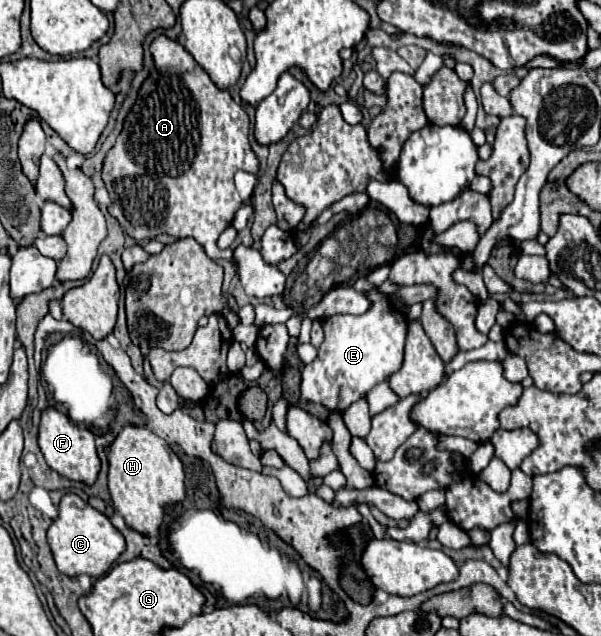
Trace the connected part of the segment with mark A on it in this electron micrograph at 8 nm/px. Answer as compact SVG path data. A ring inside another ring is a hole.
M164 35L156 37L150 45L154 57L154 71L144 81L140 95L124 121L124 129L116 139L116 145L108 151L104 161L102 179L110 193L110 215L120 221L124 231L140 241L156 239L168 233L176 239L194 237L208 257L226 257L216 247L220 233L230 227L242 199L234 187L234 173L238 169L258 173L258 157L250 147L248 115L240 103L236 103L228 91L220 91L194 57L178 43Z

